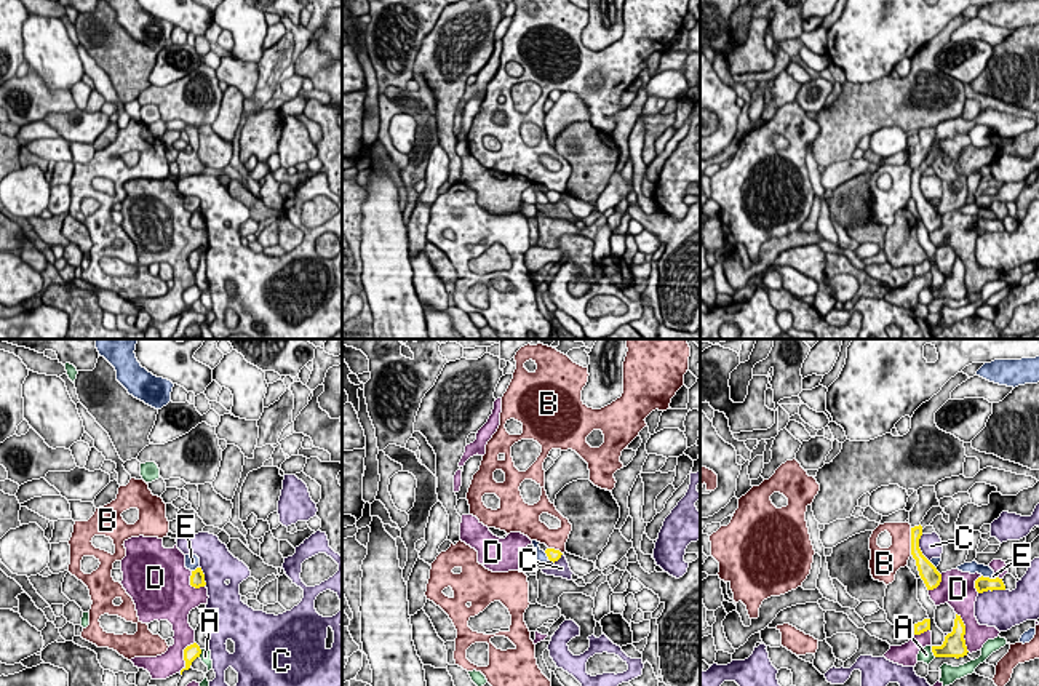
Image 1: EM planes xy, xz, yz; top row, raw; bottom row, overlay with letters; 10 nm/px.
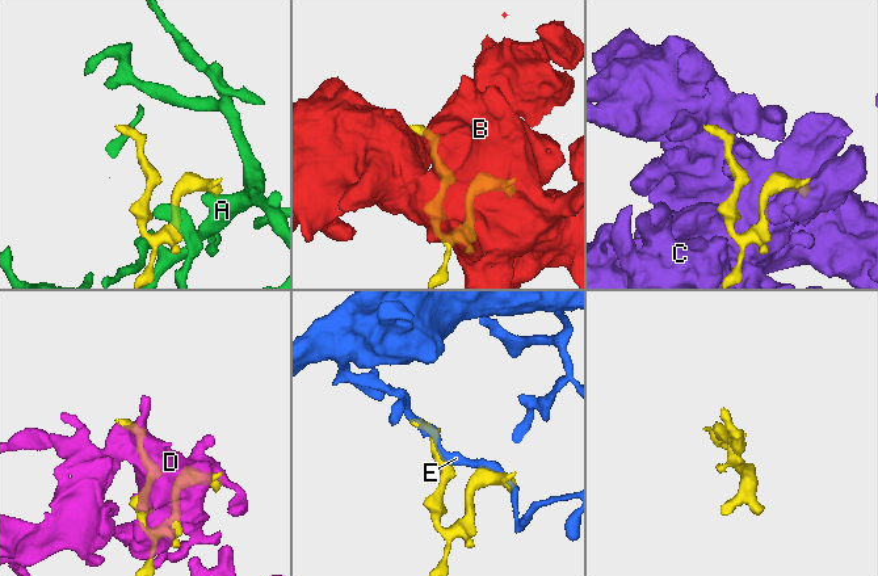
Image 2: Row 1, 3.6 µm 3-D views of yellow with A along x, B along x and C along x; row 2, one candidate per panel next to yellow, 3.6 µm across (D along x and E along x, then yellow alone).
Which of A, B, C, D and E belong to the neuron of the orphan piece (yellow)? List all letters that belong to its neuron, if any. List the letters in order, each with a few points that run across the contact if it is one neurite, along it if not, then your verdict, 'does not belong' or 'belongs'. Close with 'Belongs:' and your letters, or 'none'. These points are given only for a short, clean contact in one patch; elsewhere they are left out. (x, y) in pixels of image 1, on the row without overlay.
A: yz (931, 288), (935, 298) | does not belong
B: does not belong
C: does not belong
D: does not belong
E: does not belong
Belongs: none

